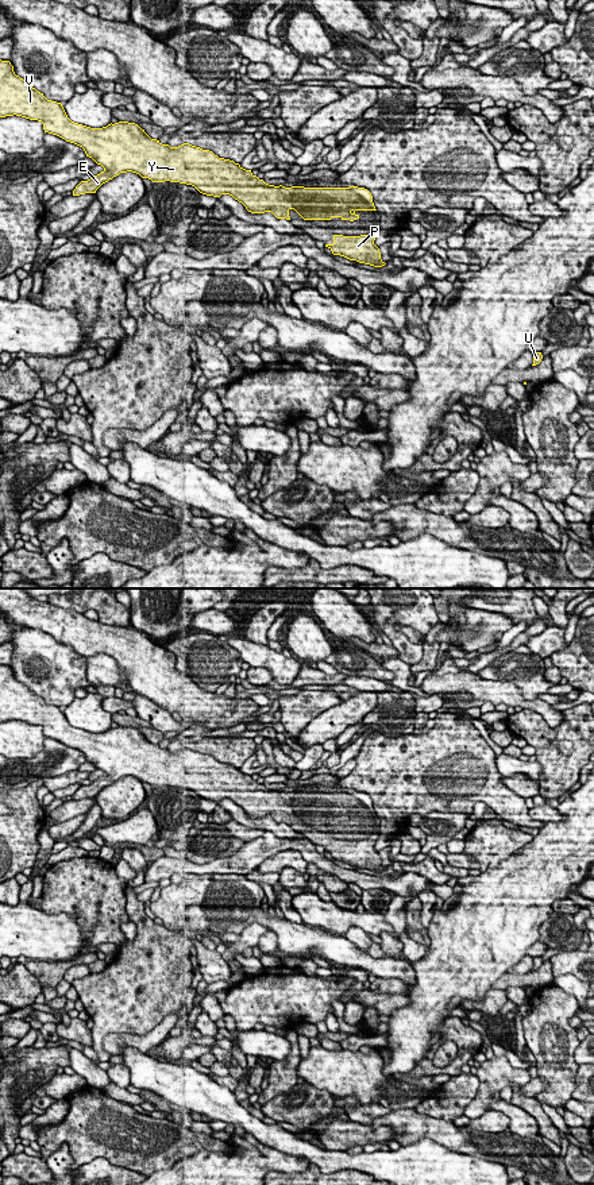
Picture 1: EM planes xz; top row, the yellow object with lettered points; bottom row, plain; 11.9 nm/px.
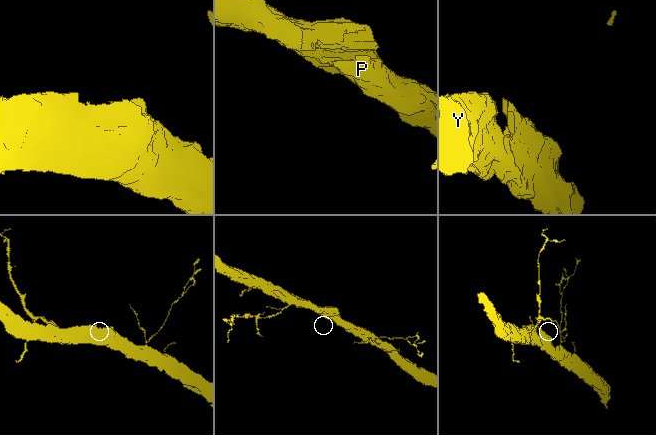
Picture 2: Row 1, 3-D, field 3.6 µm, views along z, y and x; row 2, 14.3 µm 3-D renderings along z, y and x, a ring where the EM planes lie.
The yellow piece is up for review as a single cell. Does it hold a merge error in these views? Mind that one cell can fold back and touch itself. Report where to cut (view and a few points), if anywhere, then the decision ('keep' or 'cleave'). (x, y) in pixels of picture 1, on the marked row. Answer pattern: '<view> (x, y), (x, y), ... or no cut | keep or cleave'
no cut | keep

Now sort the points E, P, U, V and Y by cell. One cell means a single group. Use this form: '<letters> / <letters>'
E P U V Y

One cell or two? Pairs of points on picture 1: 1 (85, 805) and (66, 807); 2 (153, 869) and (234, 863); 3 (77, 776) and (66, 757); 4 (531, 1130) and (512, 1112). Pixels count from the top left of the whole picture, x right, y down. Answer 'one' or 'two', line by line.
1: one
2: one
3: two
4: one

